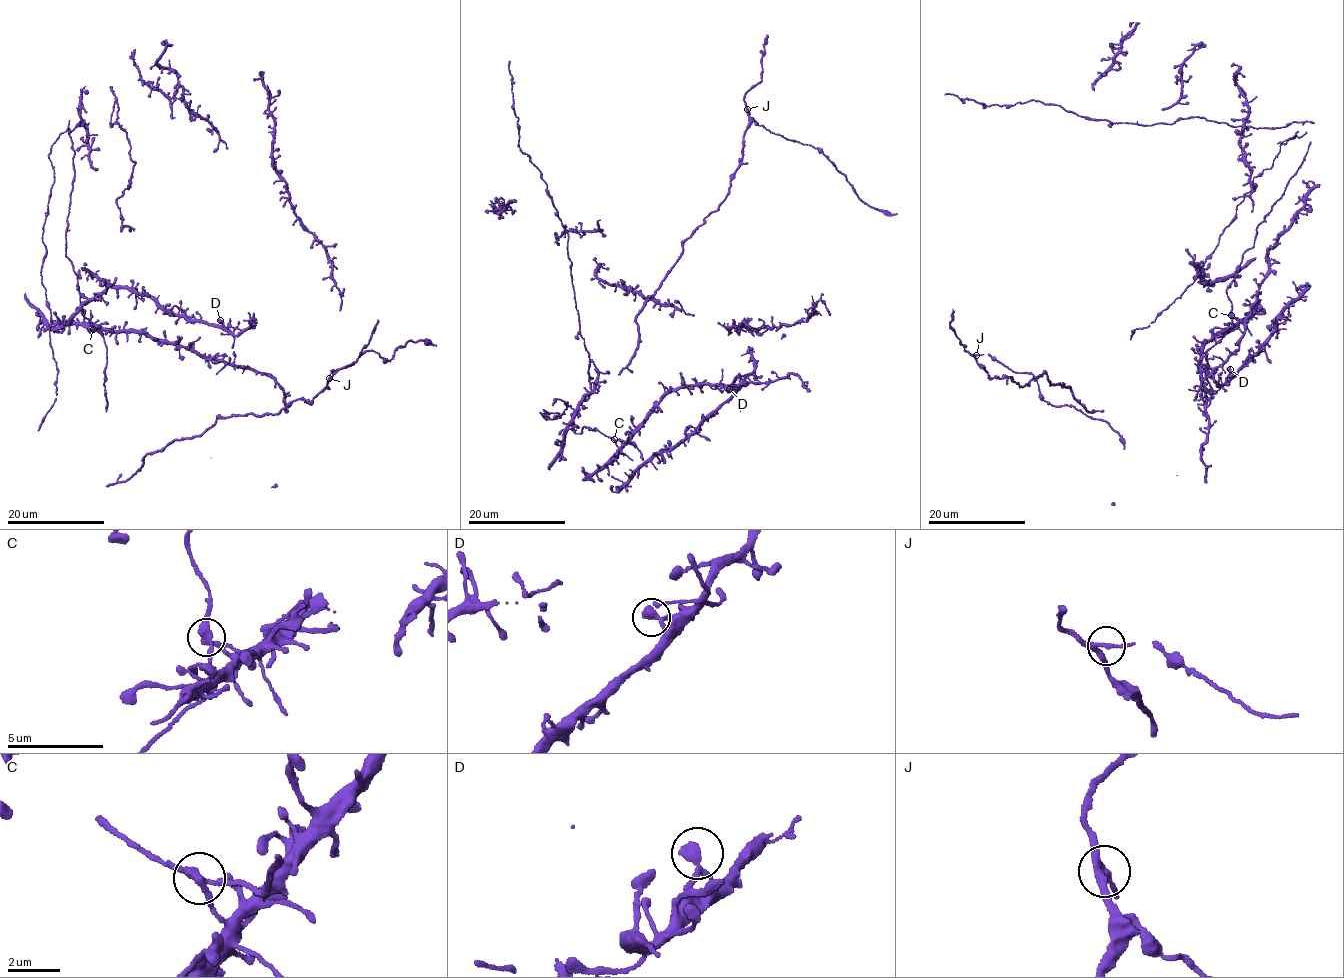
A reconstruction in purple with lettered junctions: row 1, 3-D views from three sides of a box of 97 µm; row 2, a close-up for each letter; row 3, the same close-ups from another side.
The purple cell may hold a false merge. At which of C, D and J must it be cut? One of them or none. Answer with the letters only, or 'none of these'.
C

